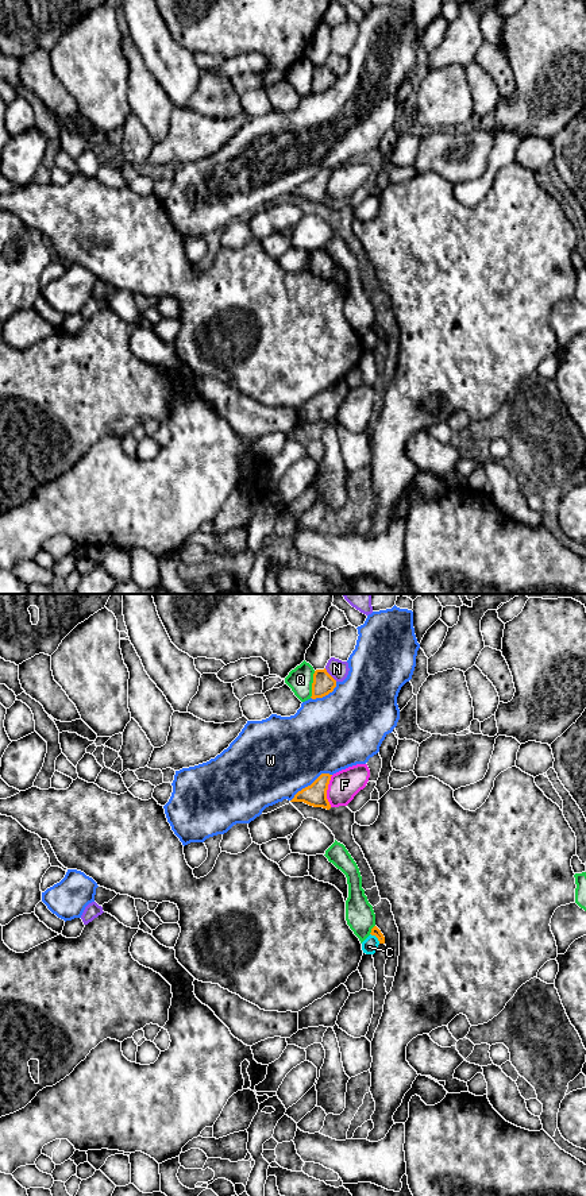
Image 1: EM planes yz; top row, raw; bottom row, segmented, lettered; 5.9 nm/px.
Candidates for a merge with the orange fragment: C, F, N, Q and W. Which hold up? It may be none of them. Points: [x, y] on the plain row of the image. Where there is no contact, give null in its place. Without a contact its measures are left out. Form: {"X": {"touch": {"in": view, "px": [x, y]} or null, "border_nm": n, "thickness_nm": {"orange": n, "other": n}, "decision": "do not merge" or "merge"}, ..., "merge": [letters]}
{"C": {"touch": {"in": "yz", "px": [376, 331]}, "border_nm": 90, "thickness_nm": {"orange": 50, "other": 90}, "decision": "do not merge"}, "F": {"touch": {"in": "yz", "px": [326, 186]}, "border_nm": 190, "thickness_nm": {"orange": 130, "other": 180}, "decision": "do not merge"}, "N": {"touch": {"in": "yz", "px": [330, 70]}, "border_nm": 110, "thickness_nm": {"orange": 130, "other": 110}, "decision": "do not merge"}, "Q": {"touch": {"in": "yz", "px": [312, 80]}, "border_nm": 160, "thickness_nm": {"orange": 130, "other": 150}, "decision": "do not merge"}, "W": {"touch": {"in": "yz", "px": [311, 180]}, "border_nm": 300, "thickness_nm": {"orange": 130, "other": 480}, "decision": "do not merge"}, "merge": []}

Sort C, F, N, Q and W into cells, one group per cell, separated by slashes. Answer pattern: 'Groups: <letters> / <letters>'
Groups: C / F / N / Q / W

